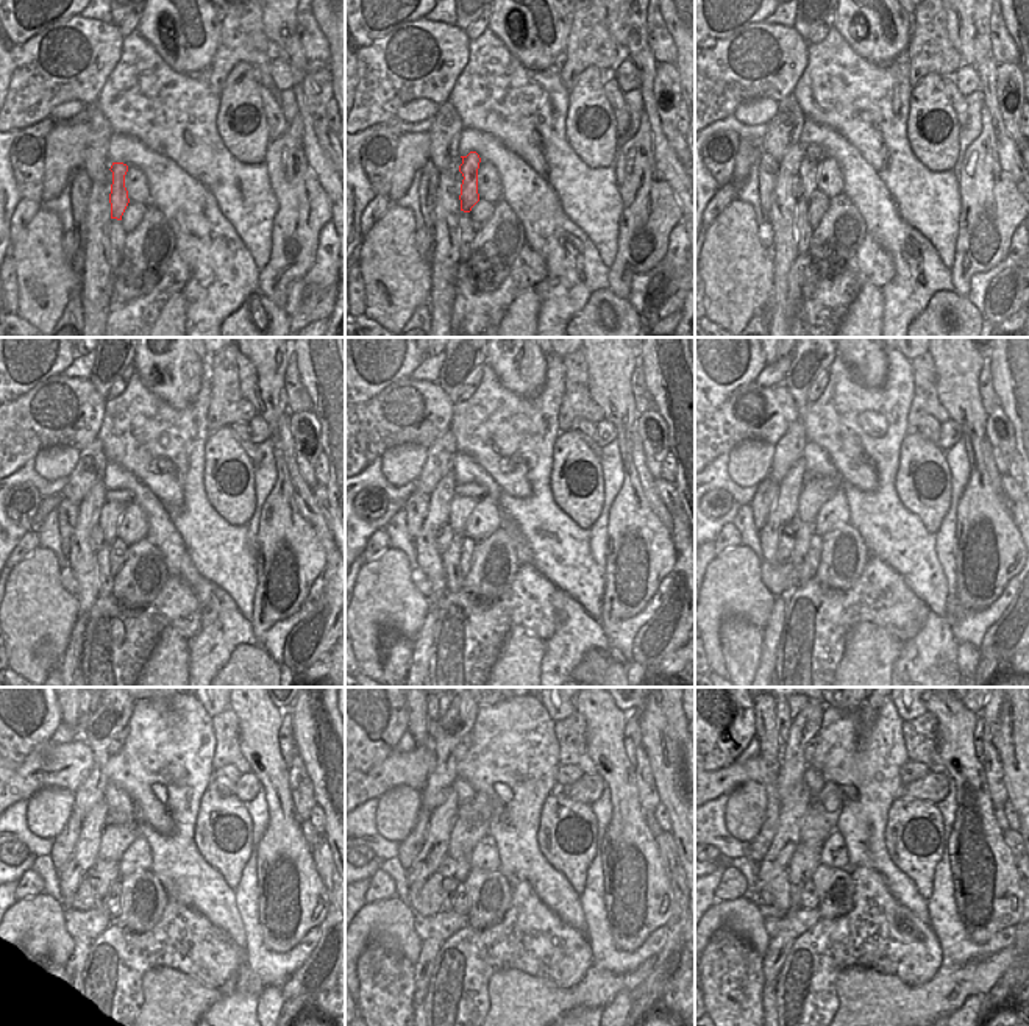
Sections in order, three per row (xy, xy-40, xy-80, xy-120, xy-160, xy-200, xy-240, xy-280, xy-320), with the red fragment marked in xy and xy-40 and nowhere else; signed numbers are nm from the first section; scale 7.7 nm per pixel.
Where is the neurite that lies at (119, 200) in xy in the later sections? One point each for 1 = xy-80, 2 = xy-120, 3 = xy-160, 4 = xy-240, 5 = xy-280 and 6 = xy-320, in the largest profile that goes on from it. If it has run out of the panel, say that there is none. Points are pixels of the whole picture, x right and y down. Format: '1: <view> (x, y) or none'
1: xy-80 (815, 155)
2: xy-120 (111, 511)
3: xy-160 (466, 497)
4: xy-240 (121, 830)
5: xy-280 (472, 823)
6: xy-320 (820, 820)

